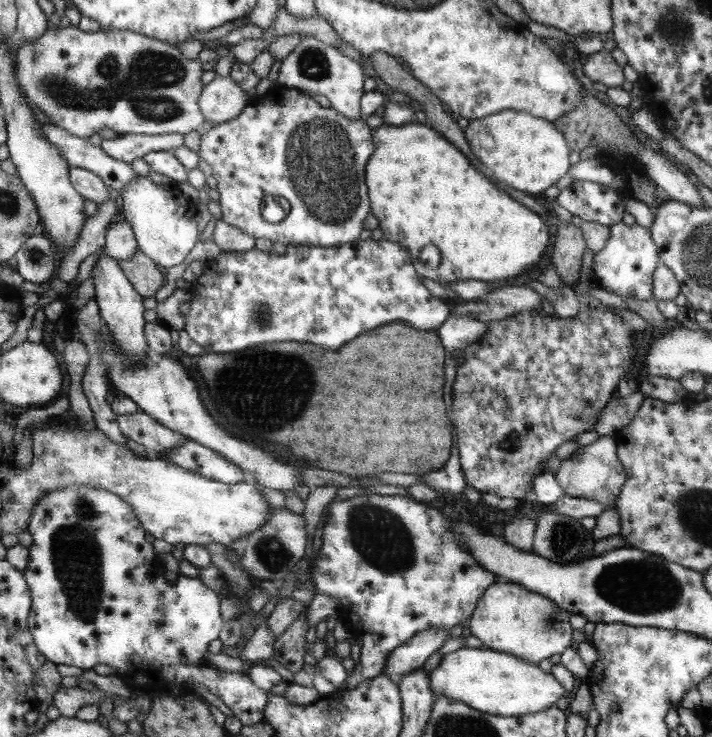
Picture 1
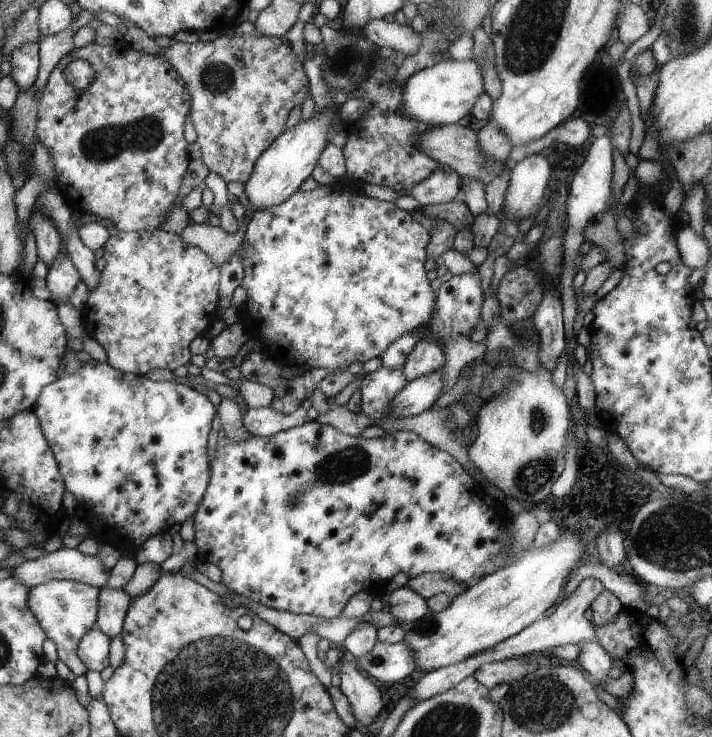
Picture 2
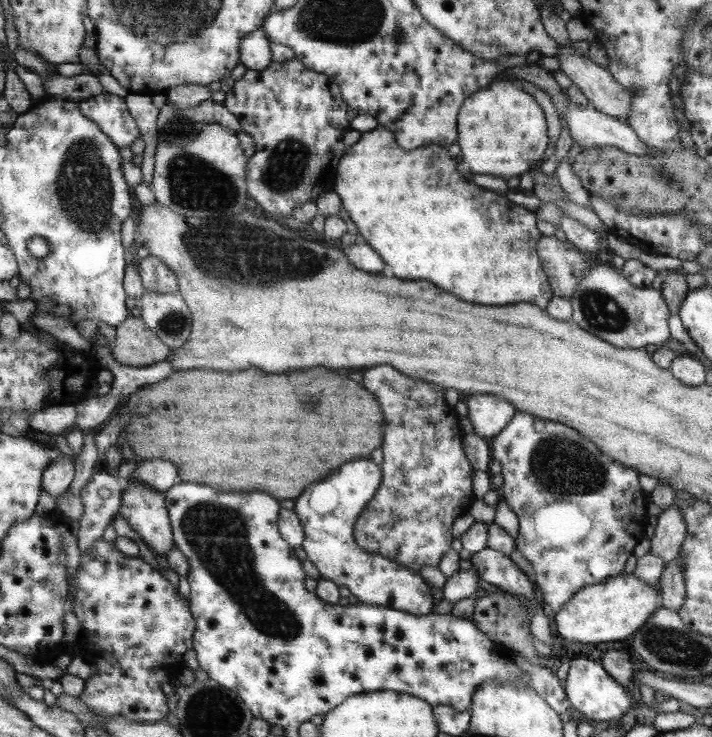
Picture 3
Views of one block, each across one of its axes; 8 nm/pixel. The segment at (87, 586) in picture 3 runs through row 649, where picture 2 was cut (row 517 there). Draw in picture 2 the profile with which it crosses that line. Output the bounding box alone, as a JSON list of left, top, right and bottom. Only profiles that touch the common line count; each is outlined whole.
[32,359,215,554]

